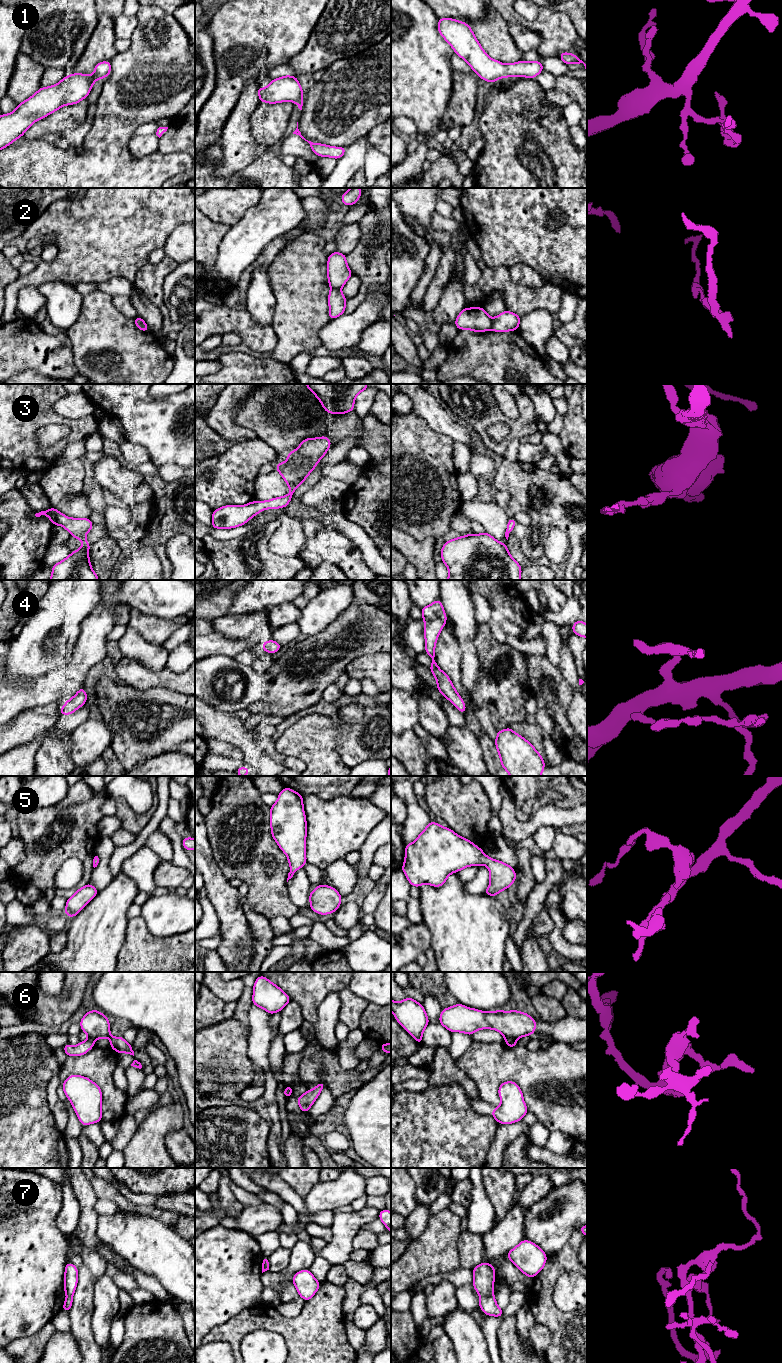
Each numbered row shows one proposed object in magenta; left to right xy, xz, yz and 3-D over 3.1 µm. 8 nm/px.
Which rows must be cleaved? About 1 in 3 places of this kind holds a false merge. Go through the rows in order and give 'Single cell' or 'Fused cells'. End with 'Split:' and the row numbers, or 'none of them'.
1: Single cell
2: Fused cells
3: Single cell
4: Single cell
5: Single cell
6: Fused cells
7: Fused cells
Split: 2, 6, 7

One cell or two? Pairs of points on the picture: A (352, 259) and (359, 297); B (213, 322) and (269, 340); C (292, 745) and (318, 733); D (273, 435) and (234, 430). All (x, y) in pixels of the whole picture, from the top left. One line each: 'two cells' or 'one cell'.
A: one cell
B: one cell
C: one cell
D: two cells

